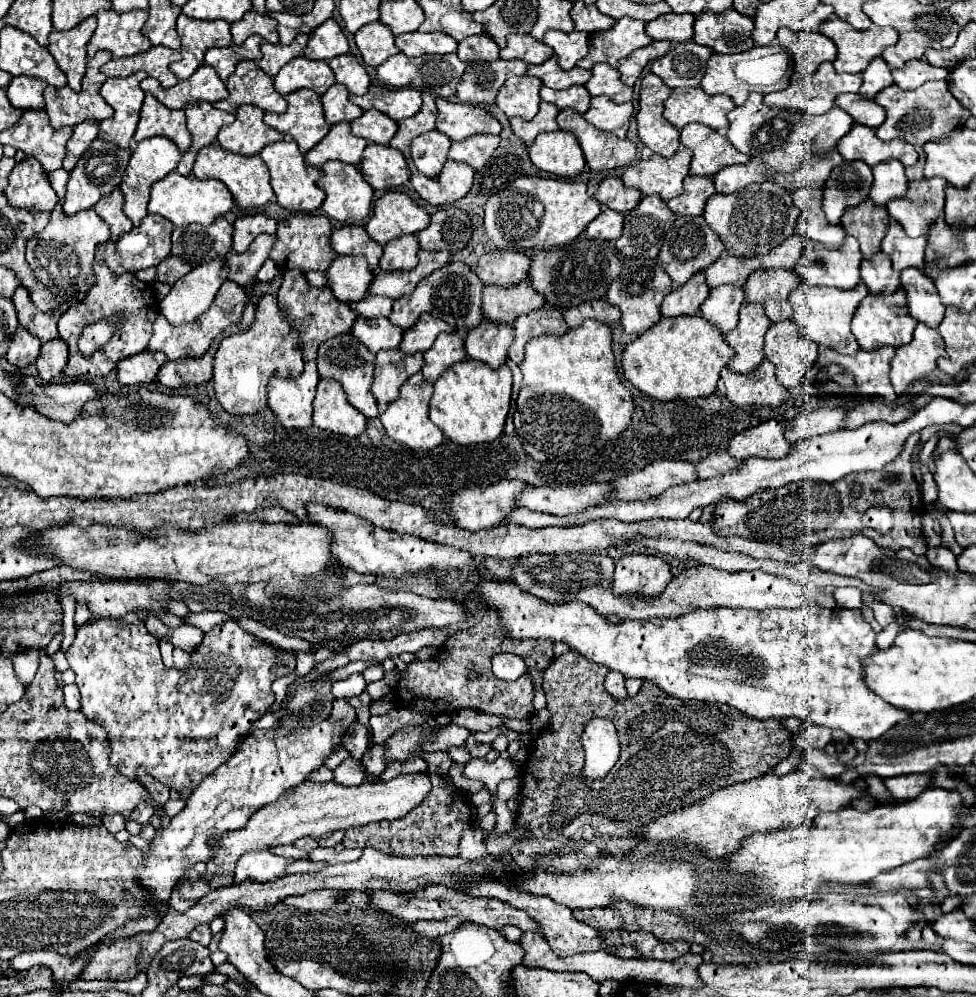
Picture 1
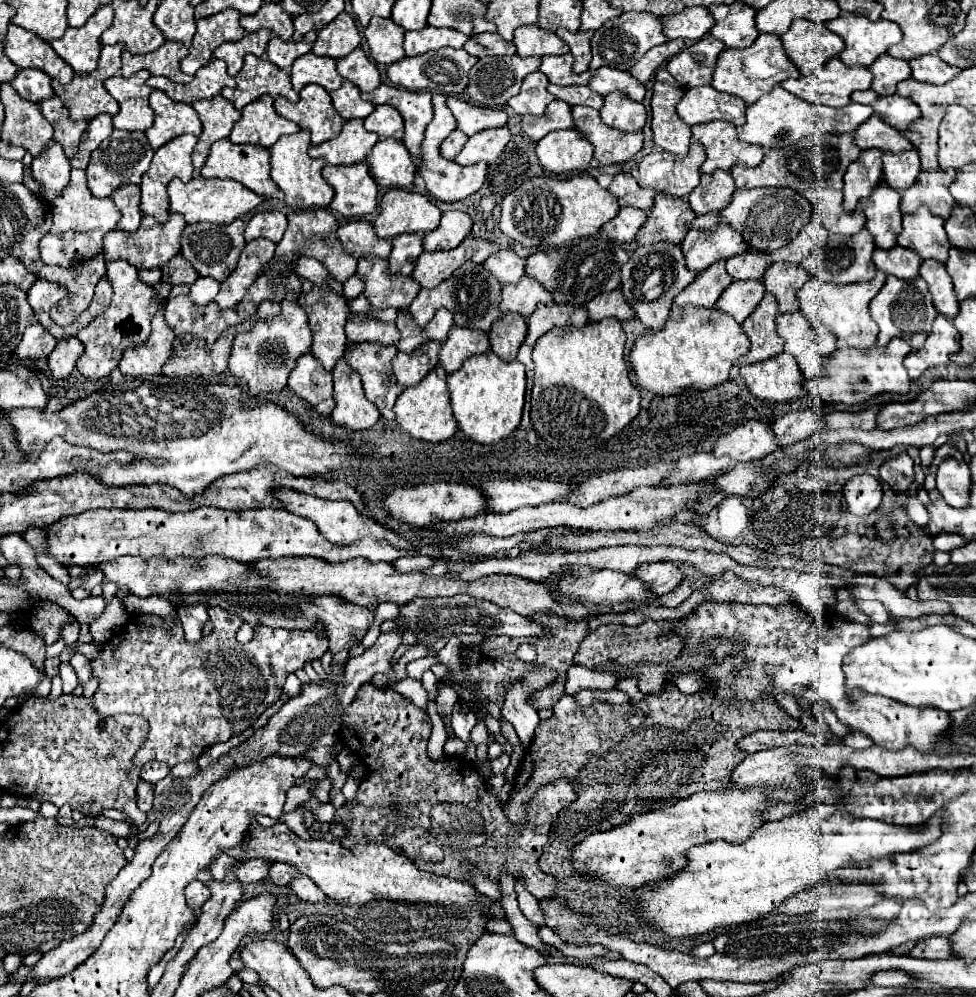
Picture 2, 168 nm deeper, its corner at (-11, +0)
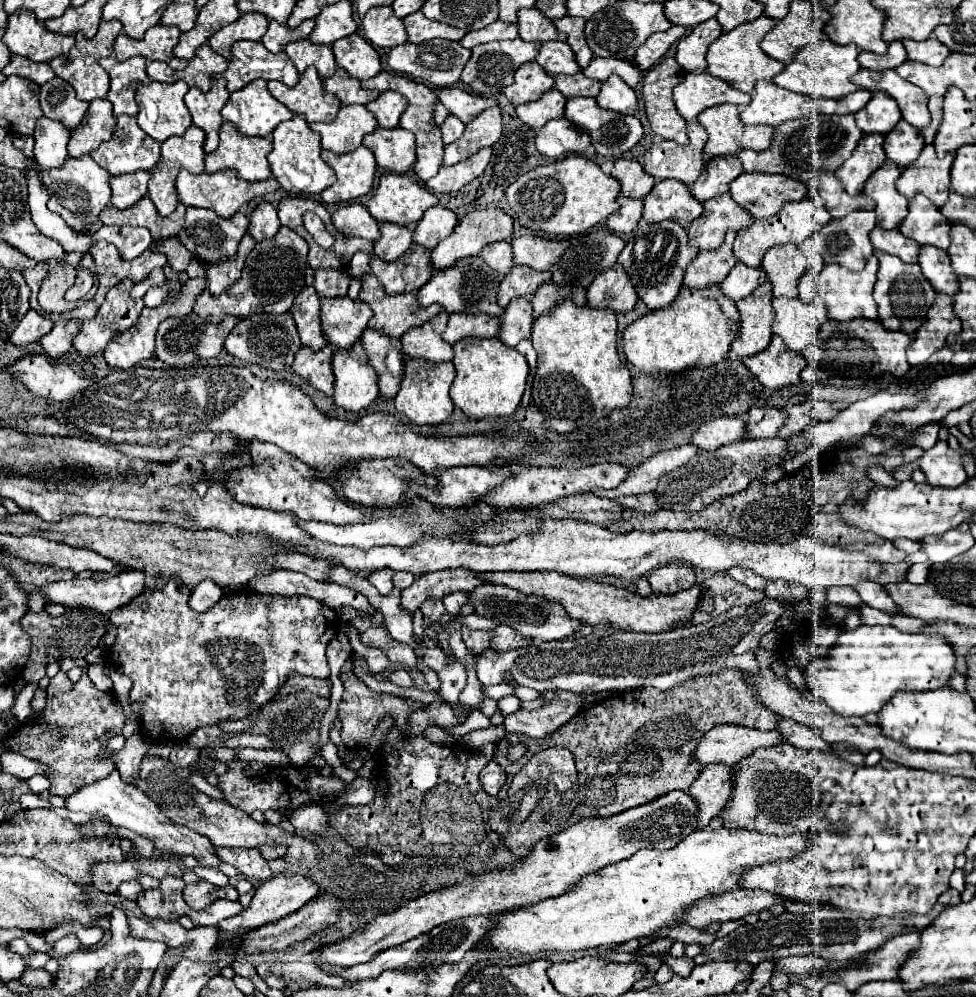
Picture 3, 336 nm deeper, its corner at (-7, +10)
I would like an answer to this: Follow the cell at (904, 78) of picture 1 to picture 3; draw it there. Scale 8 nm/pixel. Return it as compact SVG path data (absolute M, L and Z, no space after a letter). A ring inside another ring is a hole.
M935 36L927 38L927 42L915 42L911 38L905 38L903 46L911 60L917 60L929 66L941 66L943 60L949 56L947 46L943 46Z

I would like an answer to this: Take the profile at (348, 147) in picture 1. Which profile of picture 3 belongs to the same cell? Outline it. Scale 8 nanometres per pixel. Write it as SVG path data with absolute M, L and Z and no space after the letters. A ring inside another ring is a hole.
M359 104L341 106L335 120L329 124L309 124L313 132L321 136L321 146L335 154L355 150L363 136L377 128L375 116Z

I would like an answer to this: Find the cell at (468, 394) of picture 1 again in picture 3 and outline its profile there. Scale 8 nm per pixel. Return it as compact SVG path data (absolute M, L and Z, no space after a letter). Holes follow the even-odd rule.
M463 338L455 346L455 382L451 386L451 398L471 418L485 416L511 416L521 402L527 386L529 364L515 348L505 346L499 338Z

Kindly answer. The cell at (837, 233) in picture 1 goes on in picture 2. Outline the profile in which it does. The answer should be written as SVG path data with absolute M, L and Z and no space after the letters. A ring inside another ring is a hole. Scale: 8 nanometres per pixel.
M843 182L841 186L829 186L836 190L807 190L805 198L811 202L813 206L813 214L815 218L821 220L821 224L831 232L831 234L841 234L841 236L853 236L857 234L863 224L865 224L865 216L861 210L855 210L851 214L847 214L841 206L843 202Z

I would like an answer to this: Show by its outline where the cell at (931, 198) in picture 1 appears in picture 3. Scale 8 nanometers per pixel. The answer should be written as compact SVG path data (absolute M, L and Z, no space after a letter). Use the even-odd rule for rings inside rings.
M925 146L921 156L915 162L911 162L911 166L903 168L901 178L897 180L897 190L905 198L923 194L935 206L943 206L951 190L951 180L949 180L951 164L953 164L953 154L937 158L933 146Z

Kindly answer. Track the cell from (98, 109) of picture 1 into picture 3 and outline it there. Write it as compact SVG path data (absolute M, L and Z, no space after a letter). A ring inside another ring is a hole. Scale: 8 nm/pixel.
M117 20L101 22L95 38L87 40L87 38L83 38L81 34L77 34L77 44L71 48L71 52L69 52L69 54L63 54L63 56L59 56L59 58L53 58L53 60L49 62L51 68L53 68L53 72L55 72L59 78L67 80L67 82L75 88L79 100L91 102L91 100L95 100L95 98L105 98L105 96L107 96L107 92L109 92L109 74L99 66L99 60L113 54L113 42L115 42L115 38L119 36L121 28L123 28L123 26L121 26Z

